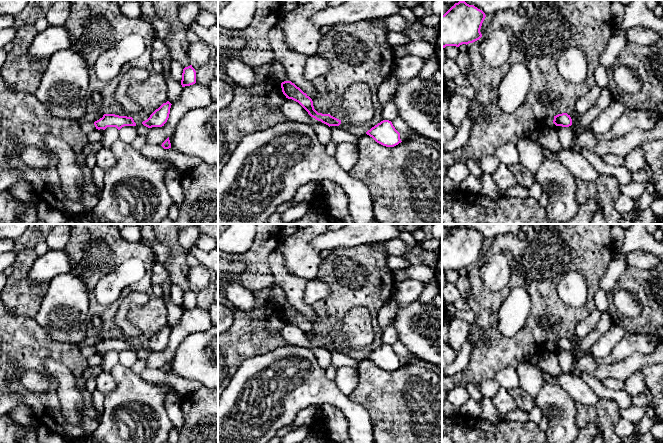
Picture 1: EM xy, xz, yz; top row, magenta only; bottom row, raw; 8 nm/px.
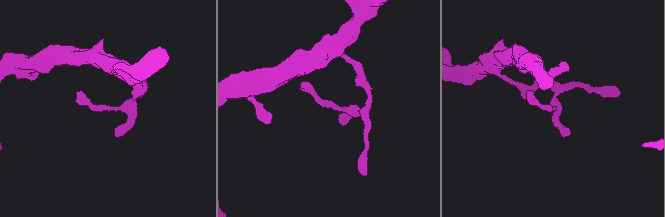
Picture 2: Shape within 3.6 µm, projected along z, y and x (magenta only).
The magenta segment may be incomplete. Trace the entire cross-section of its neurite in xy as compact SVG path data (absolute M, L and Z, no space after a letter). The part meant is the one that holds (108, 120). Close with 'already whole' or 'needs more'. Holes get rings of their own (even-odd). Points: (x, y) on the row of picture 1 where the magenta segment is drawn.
M104 114L102 118L94 122L96 129L105 130L107 127L116 127L120 130L124 126L136 126L132 117L115 114Z; already whole

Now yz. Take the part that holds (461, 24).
M465 1L455 3L442 15L442 47L459 47L479 40L485 17L485 13L474 5Z; already whole

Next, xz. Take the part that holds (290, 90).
M291 81L282 82L281 88L286 98L298 102L308 112L308 114L316 120L321 121L329 127L339 126L341 124L341 120L331 116L330 114L318 113L314 109L312 99Z; already whole

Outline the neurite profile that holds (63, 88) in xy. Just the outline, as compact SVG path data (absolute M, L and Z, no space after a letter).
M71 48L59 50L48 59L48 66L34 96L53 116L78 120L87 114L89 71L84 58Z

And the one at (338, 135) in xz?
M339 127L333 128L331 132L331 141L333 141L336 145L340 143L358 143L358 137L347 132L344 129Z

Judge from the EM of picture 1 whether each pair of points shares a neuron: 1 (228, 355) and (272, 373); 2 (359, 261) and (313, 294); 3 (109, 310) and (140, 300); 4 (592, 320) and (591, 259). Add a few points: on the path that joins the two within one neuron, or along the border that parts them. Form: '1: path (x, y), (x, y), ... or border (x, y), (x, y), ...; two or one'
1: border (265, 352), (245, 359), (230, 381); two
2: border (317, 278), (329, 286), (330, 293), (313, 303); two
3: border (119, 303), (116, 325), (122, 330); two
4: border (592, 307), (589, 314), (579, 322); two

